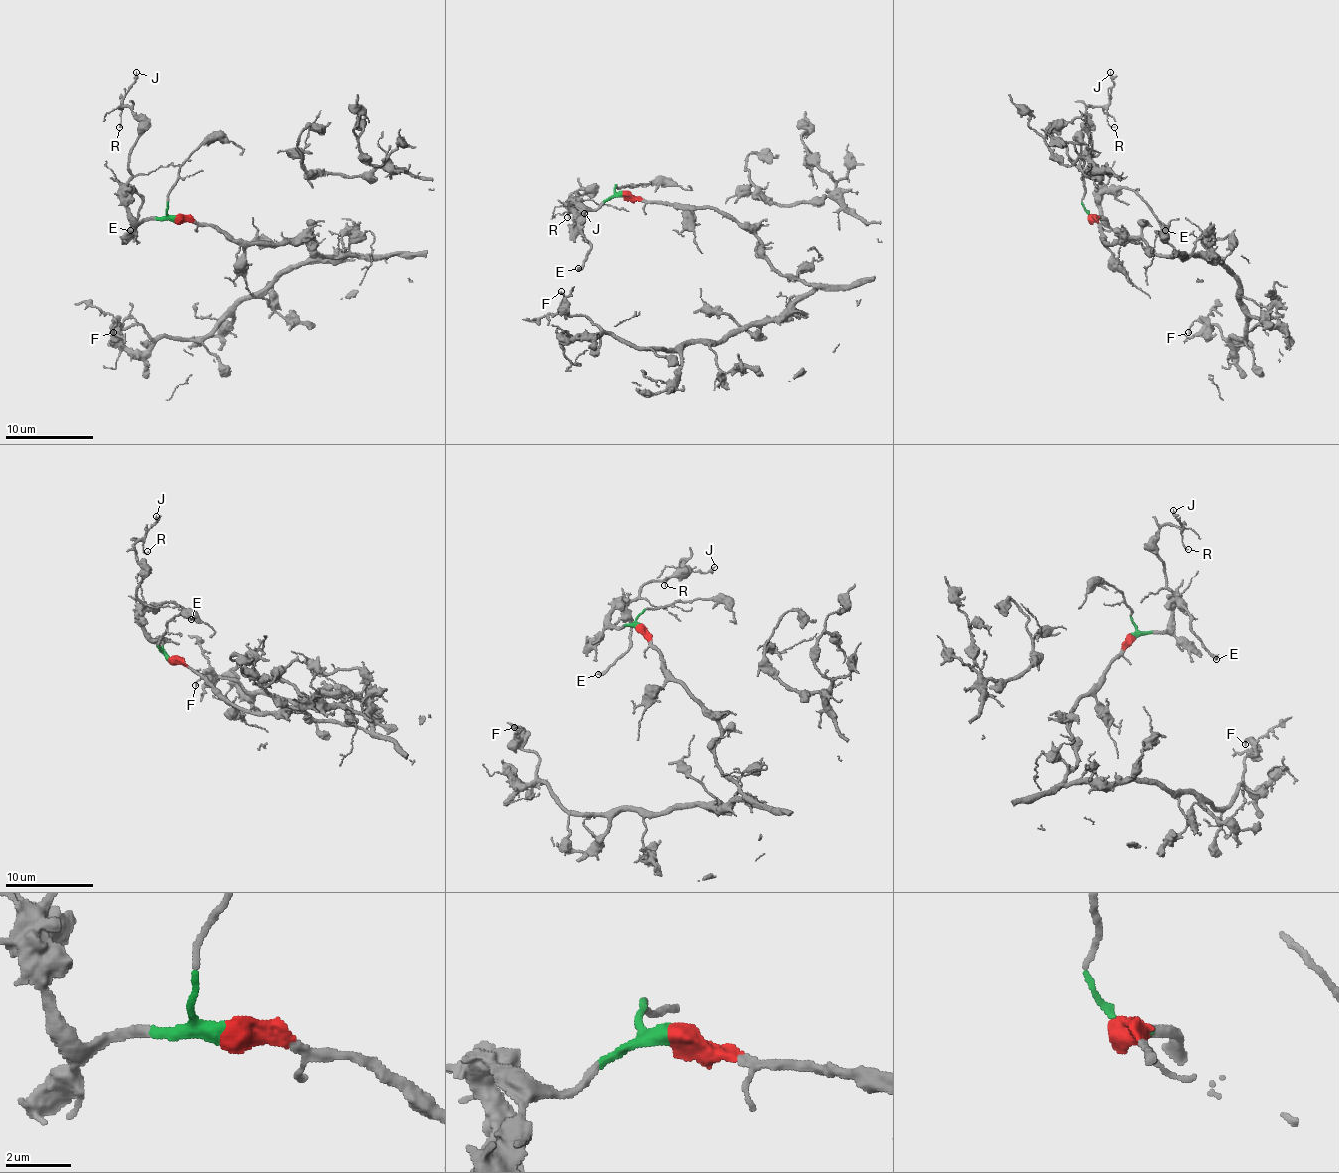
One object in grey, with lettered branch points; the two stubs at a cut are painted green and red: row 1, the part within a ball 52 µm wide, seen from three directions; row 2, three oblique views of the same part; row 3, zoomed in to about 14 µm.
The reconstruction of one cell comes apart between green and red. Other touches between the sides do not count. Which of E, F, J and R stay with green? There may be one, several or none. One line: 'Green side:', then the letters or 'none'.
Green side: E, J, R

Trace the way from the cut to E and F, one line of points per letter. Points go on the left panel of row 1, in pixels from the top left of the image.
E: (174, 218), (136, 220), (128, 207), (128, 191), (134, 189), (143, 202), (139, 220), (130, 231)
F: (174, 218), (364, 258), (280, 271), (201, 337), (117, 322), (112, 333)

